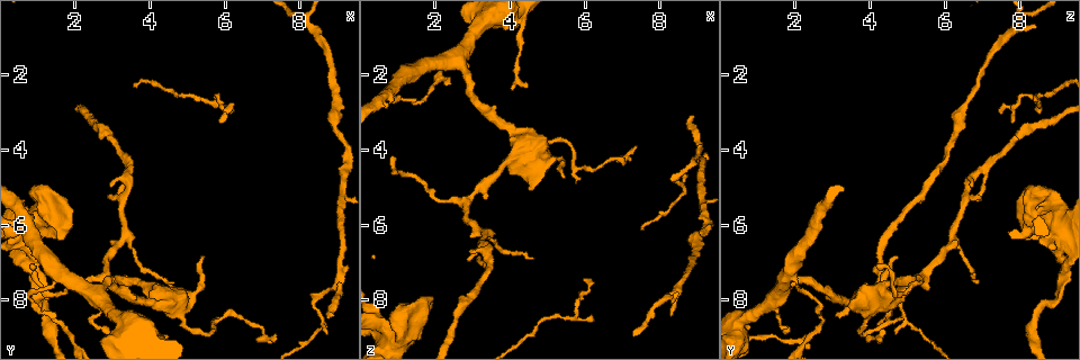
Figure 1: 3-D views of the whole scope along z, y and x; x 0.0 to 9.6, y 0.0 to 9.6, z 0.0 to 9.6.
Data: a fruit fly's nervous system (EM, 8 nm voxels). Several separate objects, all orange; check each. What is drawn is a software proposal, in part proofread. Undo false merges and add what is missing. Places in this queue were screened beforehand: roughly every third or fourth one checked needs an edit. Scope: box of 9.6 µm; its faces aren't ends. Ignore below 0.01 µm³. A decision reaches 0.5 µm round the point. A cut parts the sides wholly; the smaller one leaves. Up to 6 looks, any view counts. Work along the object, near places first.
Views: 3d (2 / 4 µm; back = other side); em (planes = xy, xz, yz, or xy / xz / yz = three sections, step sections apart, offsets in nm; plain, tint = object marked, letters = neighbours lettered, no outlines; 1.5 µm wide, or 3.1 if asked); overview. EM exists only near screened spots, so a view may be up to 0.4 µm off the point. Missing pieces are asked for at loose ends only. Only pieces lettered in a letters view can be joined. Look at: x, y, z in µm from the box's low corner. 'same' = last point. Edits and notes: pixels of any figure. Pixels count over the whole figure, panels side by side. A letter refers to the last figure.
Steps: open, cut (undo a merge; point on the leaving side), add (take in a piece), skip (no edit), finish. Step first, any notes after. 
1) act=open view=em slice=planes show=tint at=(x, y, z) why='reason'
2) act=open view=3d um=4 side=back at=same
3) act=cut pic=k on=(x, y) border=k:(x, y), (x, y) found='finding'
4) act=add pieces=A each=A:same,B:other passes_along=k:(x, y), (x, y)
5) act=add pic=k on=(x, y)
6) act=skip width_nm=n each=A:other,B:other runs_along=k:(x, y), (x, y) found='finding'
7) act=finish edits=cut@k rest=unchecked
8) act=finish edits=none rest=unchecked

act=open view=em slice=planes show=plain at=(8.95, 8.40, 3.10)

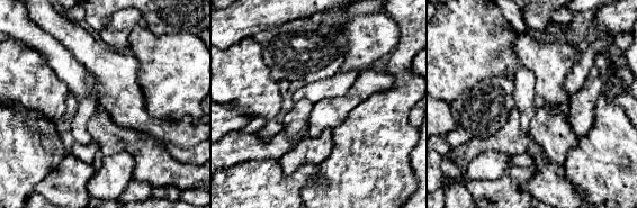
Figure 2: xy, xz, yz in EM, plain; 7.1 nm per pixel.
act=open view=em slice=planes show=letters at=same

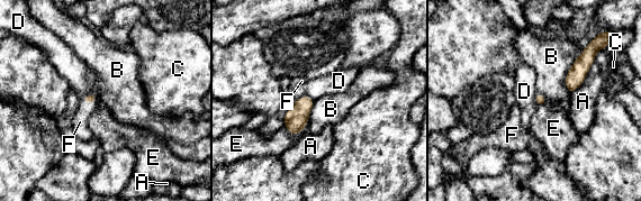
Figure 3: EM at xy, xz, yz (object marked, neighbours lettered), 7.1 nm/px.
act=add pieces=F each=A:other,B:other,C:other,D:other,E:other,F:same passes_along=3:(89, 98), (89, 102), (80, 121) found='the cell continues'

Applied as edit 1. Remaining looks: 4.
act=open view=overview why='see it whole again'

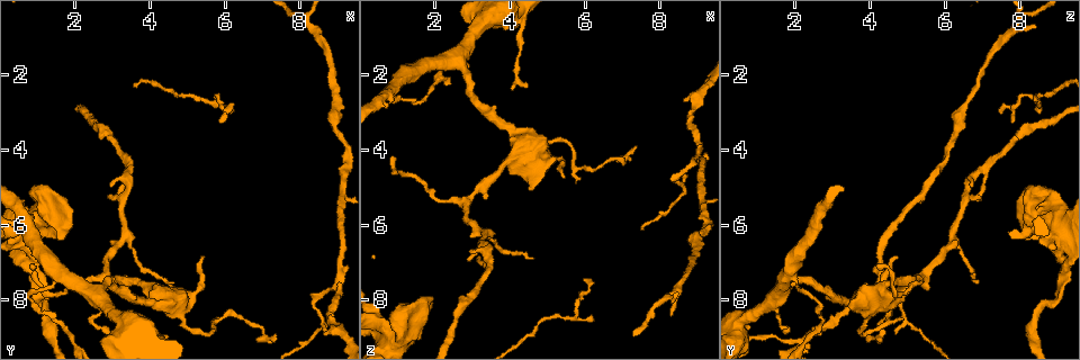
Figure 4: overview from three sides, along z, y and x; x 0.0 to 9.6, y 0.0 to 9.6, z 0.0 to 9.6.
act=open view=3d um=2 at=(7.45, 8.90, 3.95) why='branch stops here'

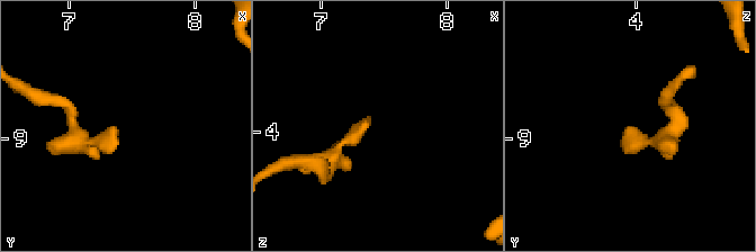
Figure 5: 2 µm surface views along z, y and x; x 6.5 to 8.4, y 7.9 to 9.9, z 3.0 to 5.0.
act=open view=em slice=yz step=8 show=tint at=(7.36, 8.92, 3.92) why='shape alone is not enough'

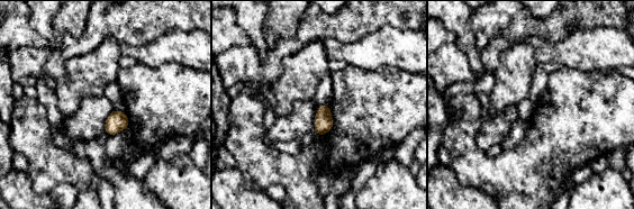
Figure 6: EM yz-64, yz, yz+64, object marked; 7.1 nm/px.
act=open view=em slice=planes show=letters at=same

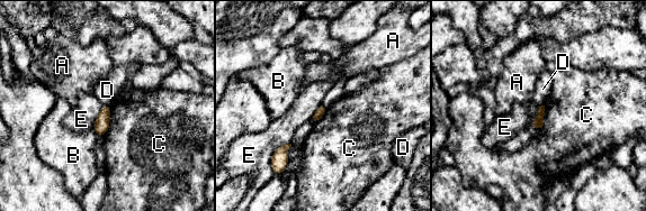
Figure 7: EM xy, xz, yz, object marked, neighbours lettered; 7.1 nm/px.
act=skip width_nm=70 each=A:other,B:other,C:other,D:other,E:other found='none of them fits'

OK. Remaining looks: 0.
act=finish edits=add@3 rest=unchecked

